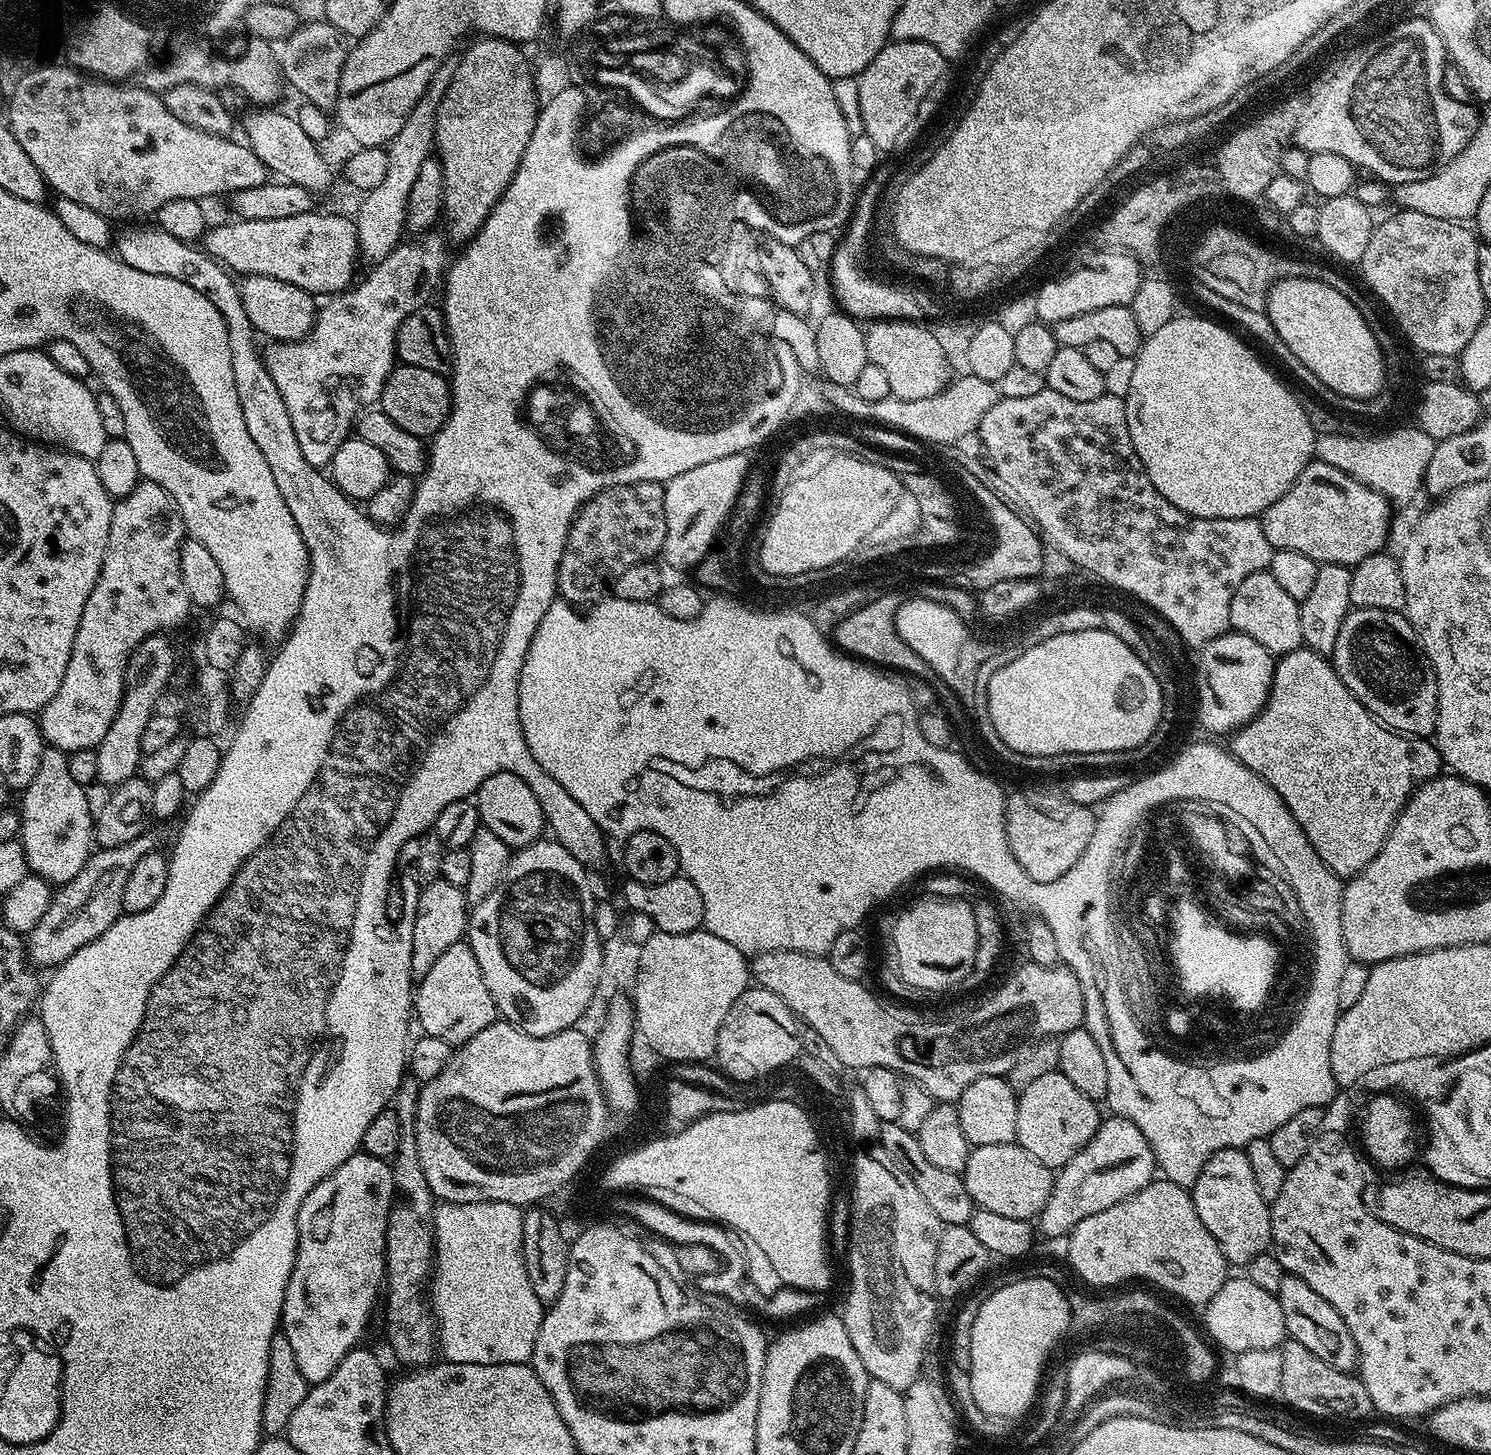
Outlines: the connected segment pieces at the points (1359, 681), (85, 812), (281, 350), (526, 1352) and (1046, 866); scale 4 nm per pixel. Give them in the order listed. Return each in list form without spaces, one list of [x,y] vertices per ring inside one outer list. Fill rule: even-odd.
[[[1352,608],[1338,630],[1338,642],[1334,642],[1331,654],[1332,667],[1342,682],[1368,707],[1369,712],[1393,732],[1413,738],[1428,738],[1436,731],[1436,707],[1438,686],[1432,665],[1420,649],[1420,640],[1407,615],[1390,610],[1366,610]]]
[[[45,747],[34,782],[23,789],[18,805],[20,845],[26,850],[29,873],[42,877],[53,886],[63,886],[86,866],[94,851],[94,808],[88,805],[85,785],[74,782],[68,753]]]
[[[429,230],[419,238],[412,238],[409,244],[397,244],[389,256],[367,269],[368,277],[361,284],[353,283],[350,290],[333,295],[332,304],[325,308],[323,305],[317,311],[316,320],[308,335],[300,340],[272,342],[267,345],[268,349],[263,349],[266,370],[270,372],[270,378],[274,378],[274,386],[278,386],[282,402],[286,402],[290,426],[294,426],[298,447],[302,449],[302,458],[306,458],[310,466],[327,469],[338,446],[342,446],[342,442],[349,439],[357,416],[379,401],[386,378],[392,373],[398,360],[396,335],[399,327],[408,315],[414,314],[416,308],[427,305],[432,300],[432,291],[435,288],[437,291],[445,275],[444,244],[446,245],[445,237],[436,230]]]
[[[440,1202],[432,1213],[436,1235],[430,1308],[438,1325],[438,1348],[449,1364],[528,1364],[546,1311],[526,1278],[522,1254],[521,1205],[506,1202],[449,1204]]]
[[[1010,796],[1004,805],[1004,817],[1006,838],[1010,842],[1008,851],[1018,858],[1018,866],[1039,884],[1062,878],[1062,874],[1082,858],[1098,823],[1097,813],[1091,807],[1072,807],[1068,820],[1052,820],[1052,816],[1040,816],[1040,812],[1032,812],[1024,800],[1013,800]]]

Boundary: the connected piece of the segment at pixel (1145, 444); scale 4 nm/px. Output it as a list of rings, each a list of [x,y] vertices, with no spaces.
[[[1177,314],[1170,322],[1166,322],[1166,326],[1158,326],[1147,333],[1134,359],[1136,362],[1134,375],[1130,382],[1130,390],[1124,400],[1128,415],[1130,442],[1134,442],[1134,450],[1144,463],[1150,482],[1154,482],[1154,490],[1158,490],[1158,494],[1162,494],[1166,502],[1174,502],[1178,510],[1198,518],[1259,517],[1267,508],[1274,506],[1274,502],[1278,502],[1278,498],[1282,498],[1286,490],[1290,490],[1298,474],[1302,474],[1304,467],[1312,463],[1317,434],[1311,428],[1310,421],[1303,412],[1301,397],[1296,397],[1234,333],[1227,332],[1222,325],[1215,324],[1212,320],[1203,320],[1200,316]]]

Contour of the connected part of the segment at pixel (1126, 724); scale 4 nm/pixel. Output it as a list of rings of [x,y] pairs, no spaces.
[[[1102,628],[1082,630],[1078,633],[1062,633],[1056,637],[1047,638],[1044,642],[1038,642],[1033,649],[1027,650],[1021,657],[1011,657],[1007,662],[1001,663],[993,671],[987,689],[987,705],[994,722],[994,730],[1000,732],[1001,738],[1008,741],[1011,748],[1022,750],[1030,756],[1056,755],[1064,751],[1102,754],[1098,752],[1128,752],[1131,748],[1139,750],[1142,744],[1154,734],[1160,715],[1163,714],[1163,690],[1159,688],[1159,682],[1154,674],[1143,664],[1142,658],[1130,646],[1122,642],[1112,631]]]

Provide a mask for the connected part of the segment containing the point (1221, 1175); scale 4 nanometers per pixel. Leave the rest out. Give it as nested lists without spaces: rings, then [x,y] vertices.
[[[1244,1148],[1218,1150],[1202,1166],[1191,1189],[1192,1201],[1198,1210],[1198,1218],[1218,1242],[1229,1265],[1246,1266],[1258,1254],[1269,1251],[1272,1243],[1272,1209],[1254,1183],[1250,1170],[1250,1158]]]

